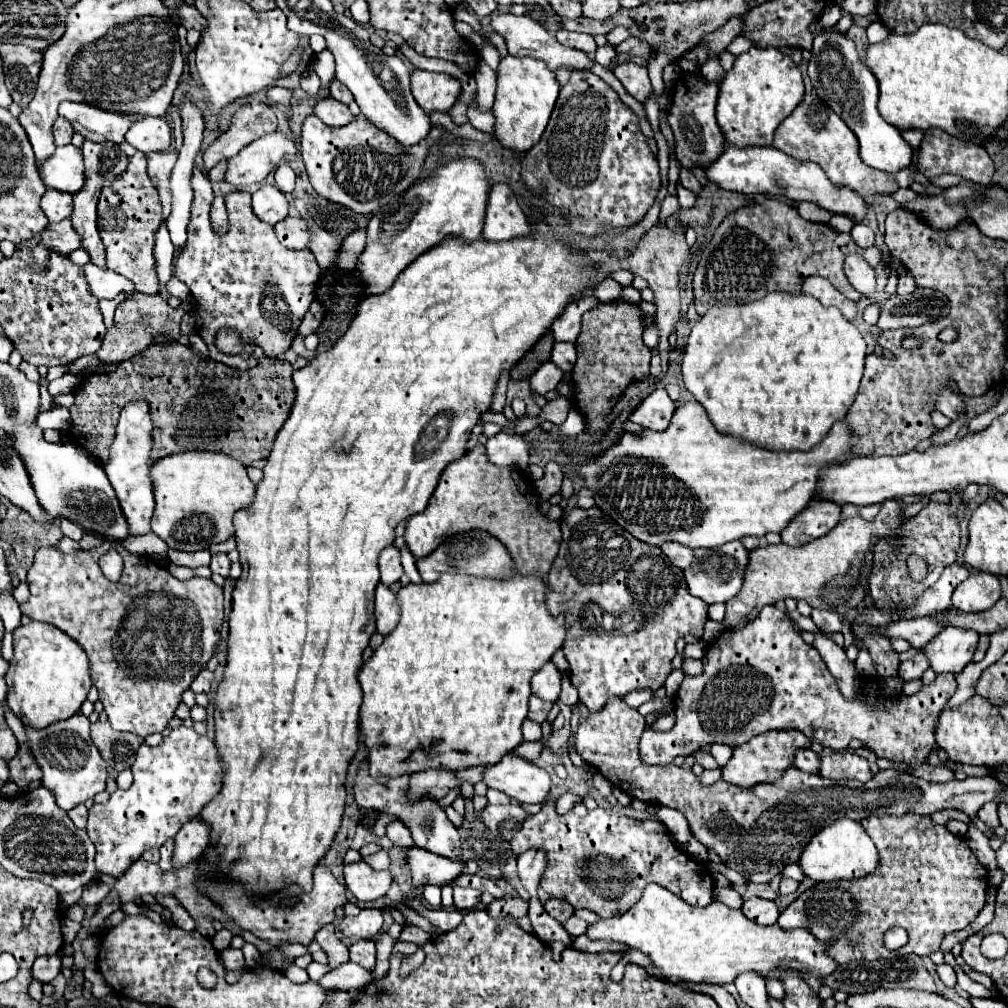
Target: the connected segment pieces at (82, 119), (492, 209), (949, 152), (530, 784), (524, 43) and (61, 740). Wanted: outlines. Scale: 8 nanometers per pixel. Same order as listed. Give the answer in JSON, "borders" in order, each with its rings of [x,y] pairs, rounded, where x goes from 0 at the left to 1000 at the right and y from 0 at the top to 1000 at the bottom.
{"borders":[[[[63,100],[59,104],[59,114],[68,118],[76,132],[94,142],[104,142],[104,140],[122,142],[126,128],[134,120],[144,116],[140,112],[104,110],[88,102],[72,102],[72,100]]],[[[495,182],[489,186],[483,201],[479,237],[483,239],[505,239],[527,233],[527,225],[517,205],[511,199],[505,184]]],[[[920,128],[918,130],[910,158],[912,158],[912,170],[918,176],[928,176],[928,174],[934,174],[934,172],[945,172],[945,174],[951,174],[959,180],[977,184],[977,186],[983,184],[983,176],[985,176],[985,170],[987,170],[981,152],[973,144],[943,136],[934,128]]],[[[509,747],[483,761],[479,775],[485,783],[493,783],[515,797],[539,797],[547,783],[547,771],[541,763]]],[[[507,13],[491,15],[487,19],[487,27],[489,27],[489,31],[493,31],[495,35],[501,37],[503,47],[505,47],[505,53],[509,57],[531,57],[531,59],[537,59],[537,61],[541,61],[541,64],[547,70],[553,70],[557,66],[561,66],[564,70],[576,70],[576,68],[586,68],[588,66],[588,59],[582,53],[553,43],[553,39],[535,21],[531,21],[525,15],[517,15],[517,17],[507,15]]],[[[76,707],[64,717],[53,717],[41,725],[31,721],[25,723],[29,731],[29,743],[43,765],[43,781],[55,789],[57,799],[64,805],[72,803],[78,797],[84,797],[86,793],[92,793],[104,783],[106,761],[96,741],[90,737],[88,719],[88,713]]]]}

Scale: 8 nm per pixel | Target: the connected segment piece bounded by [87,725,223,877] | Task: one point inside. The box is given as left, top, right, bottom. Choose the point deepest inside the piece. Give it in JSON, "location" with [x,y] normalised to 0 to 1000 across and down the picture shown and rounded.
{"location":[172,775]}

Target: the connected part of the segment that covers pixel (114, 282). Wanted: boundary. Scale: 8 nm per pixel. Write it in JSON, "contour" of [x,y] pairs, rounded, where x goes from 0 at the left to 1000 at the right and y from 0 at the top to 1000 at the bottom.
{"contour":[[[92,261],[82,263],[82,269],[84,269],[84,275],[88,279],[92,293],[98,297],[114,297],[120,291],[124,293],[124,297],[130,297],[136,289],[128,277],[124,277],[122,273],[118,273],[114,269],[100,267]]]}

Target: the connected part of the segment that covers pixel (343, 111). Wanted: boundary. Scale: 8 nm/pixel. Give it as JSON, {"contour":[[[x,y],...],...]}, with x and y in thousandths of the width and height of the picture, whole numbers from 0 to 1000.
{"contour":[[[318,98],[311,104],[311,112],[324,122],[326,126],[340,126],[342,122],[350,120],[352,114],[346,110],[346,106],[342,102],[336,102],[332,98]]]}

